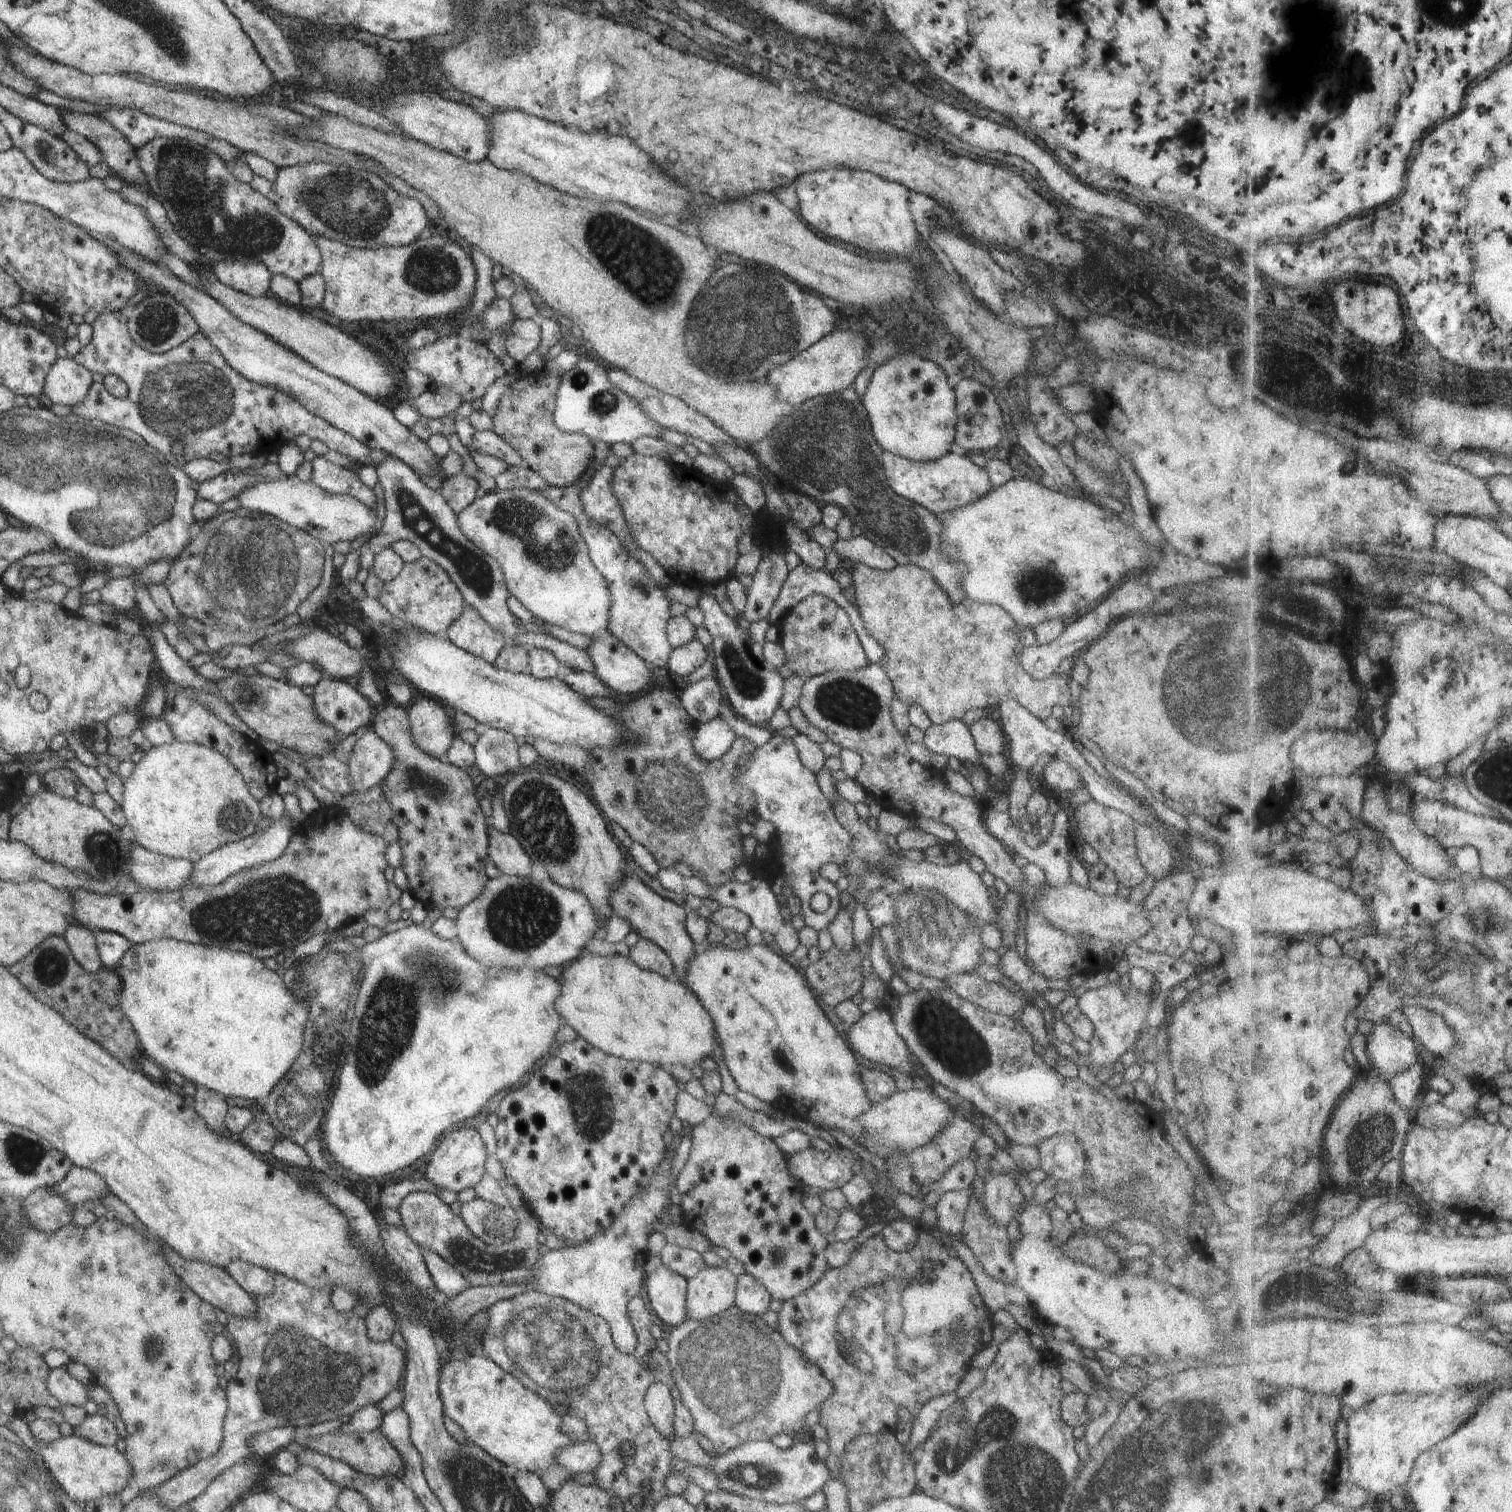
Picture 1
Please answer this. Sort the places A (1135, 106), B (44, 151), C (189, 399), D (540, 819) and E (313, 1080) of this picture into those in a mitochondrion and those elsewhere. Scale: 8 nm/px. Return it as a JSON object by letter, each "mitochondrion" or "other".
{"A":"other","B":"other","C":"mitochondrion","D":"mitochondrion","E":"mitochondrion"}

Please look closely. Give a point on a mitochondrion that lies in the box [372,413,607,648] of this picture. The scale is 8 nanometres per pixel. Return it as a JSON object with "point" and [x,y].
{"point":[544,538]}

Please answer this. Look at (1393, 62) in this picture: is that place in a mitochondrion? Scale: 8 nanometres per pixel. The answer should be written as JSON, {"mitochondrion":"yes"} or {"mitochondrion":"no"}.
{"mitochondrion":"no"}

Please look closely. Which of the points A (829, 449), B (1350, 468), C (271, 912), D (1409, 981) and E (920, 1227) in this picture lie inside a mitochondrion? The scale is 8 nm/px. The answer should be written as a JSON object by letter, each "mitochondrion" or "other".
{"A":"mitochondrion","B":"other","C":"mitochondrion","D":"mitochondrion","E":"other"}

